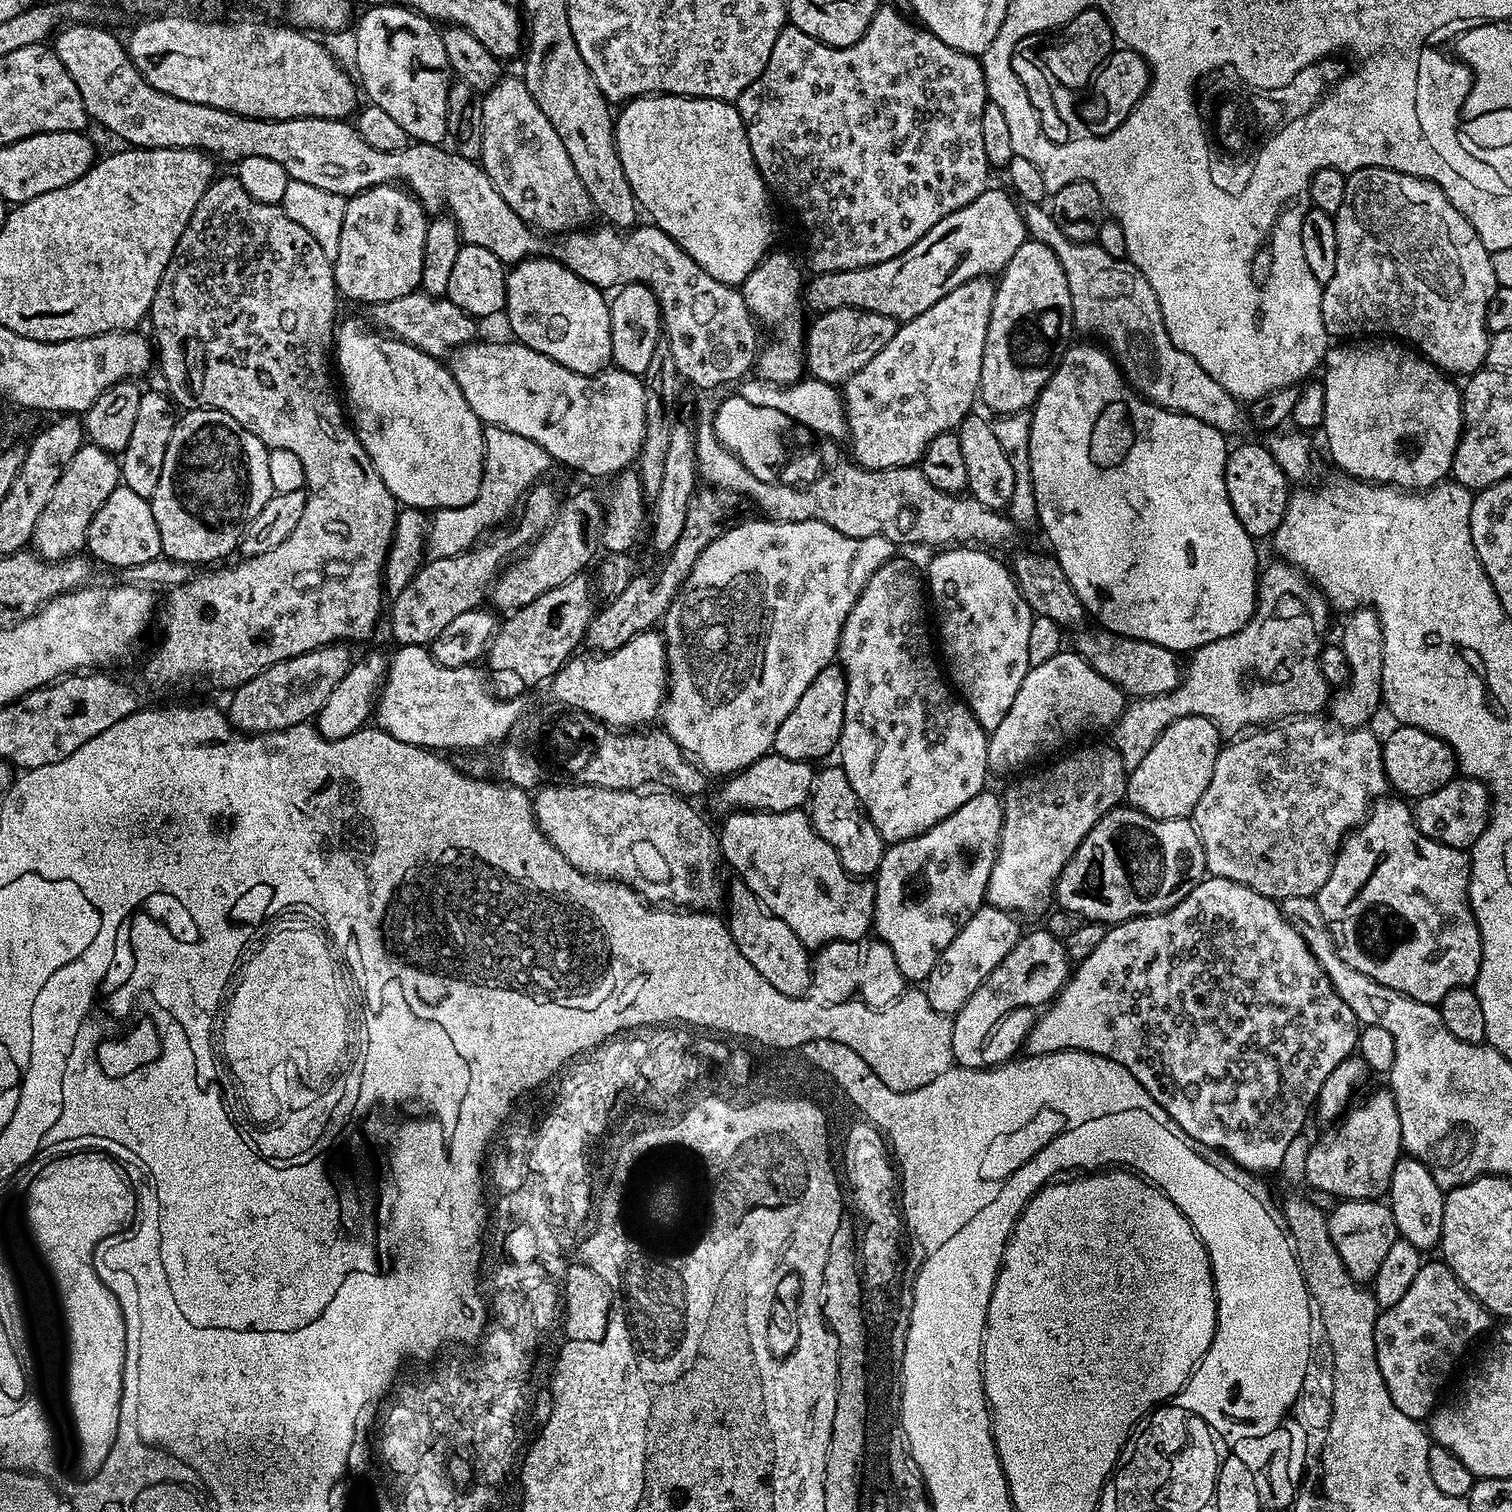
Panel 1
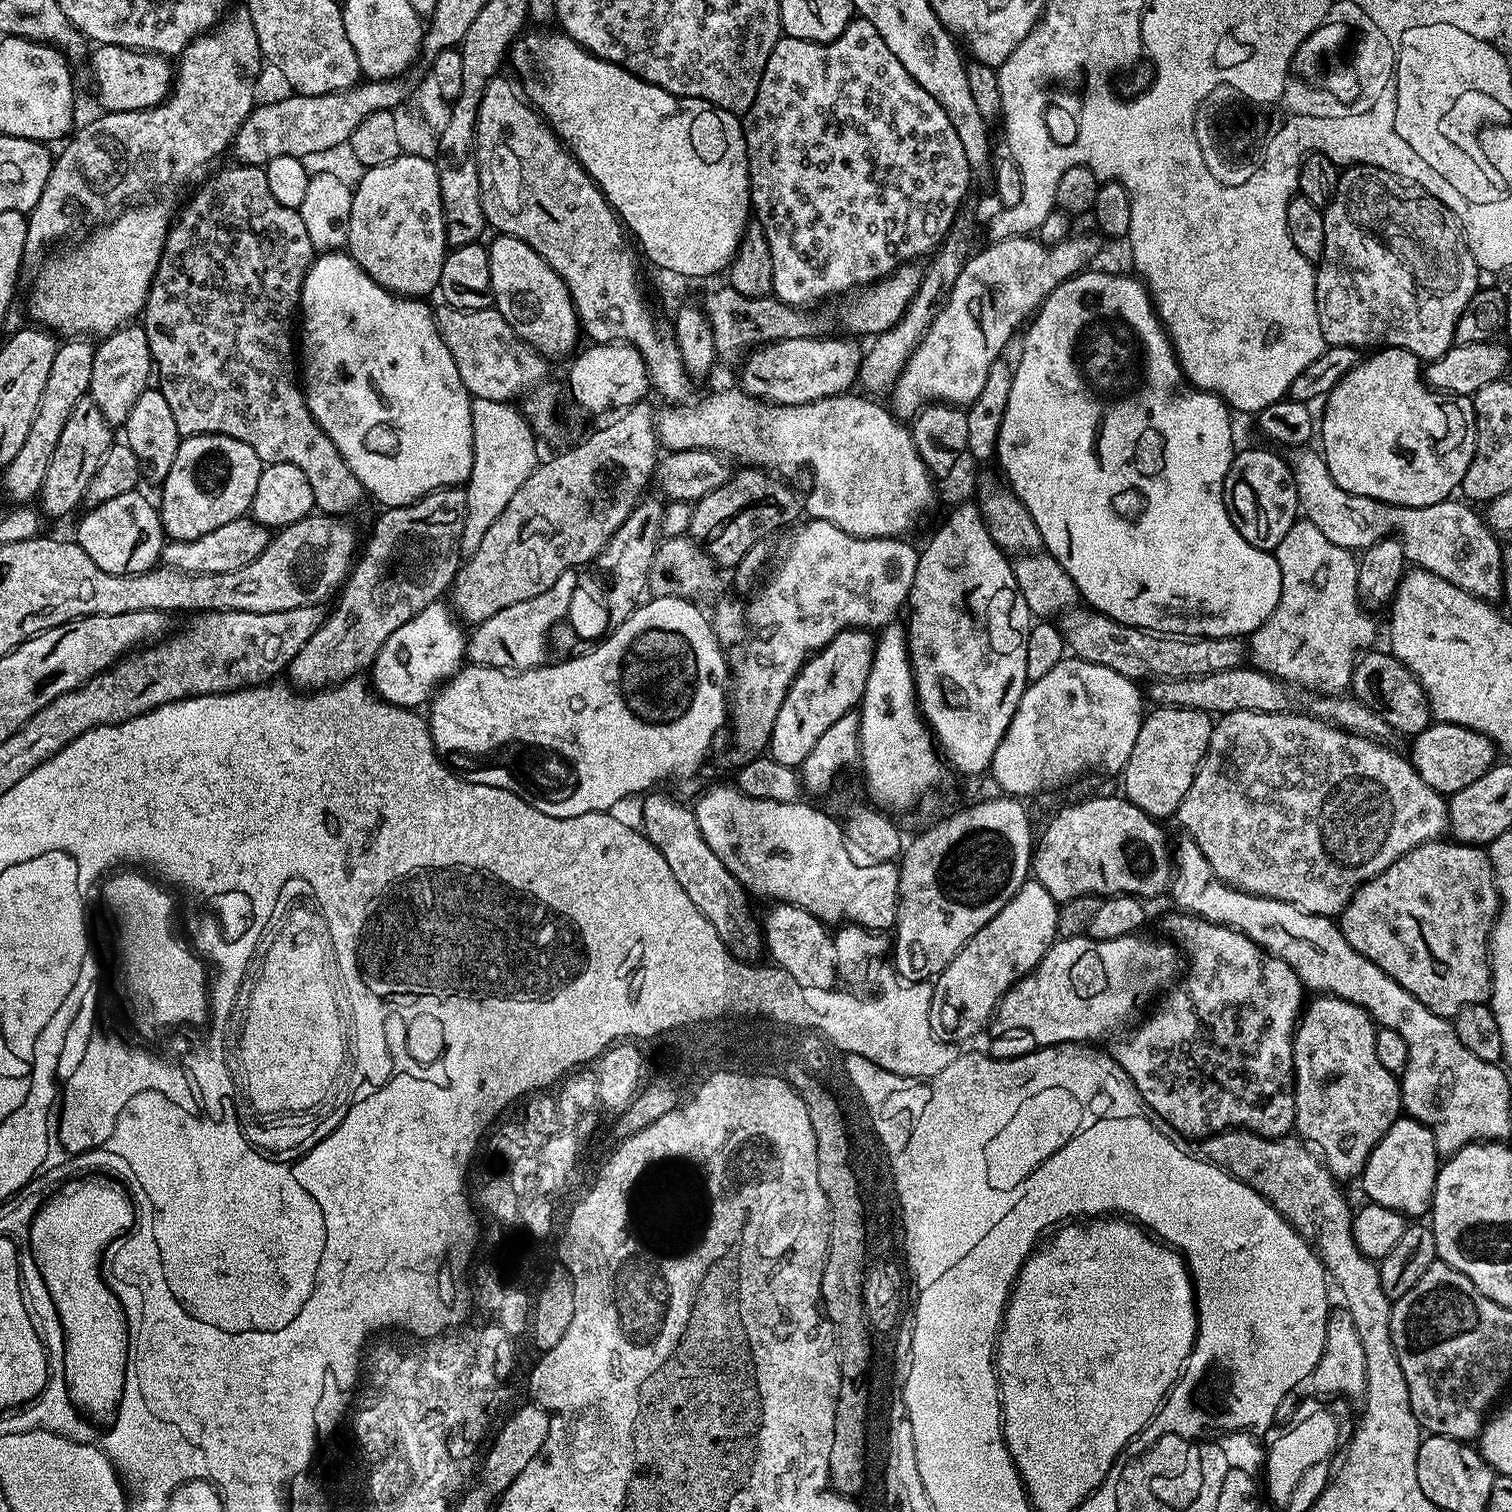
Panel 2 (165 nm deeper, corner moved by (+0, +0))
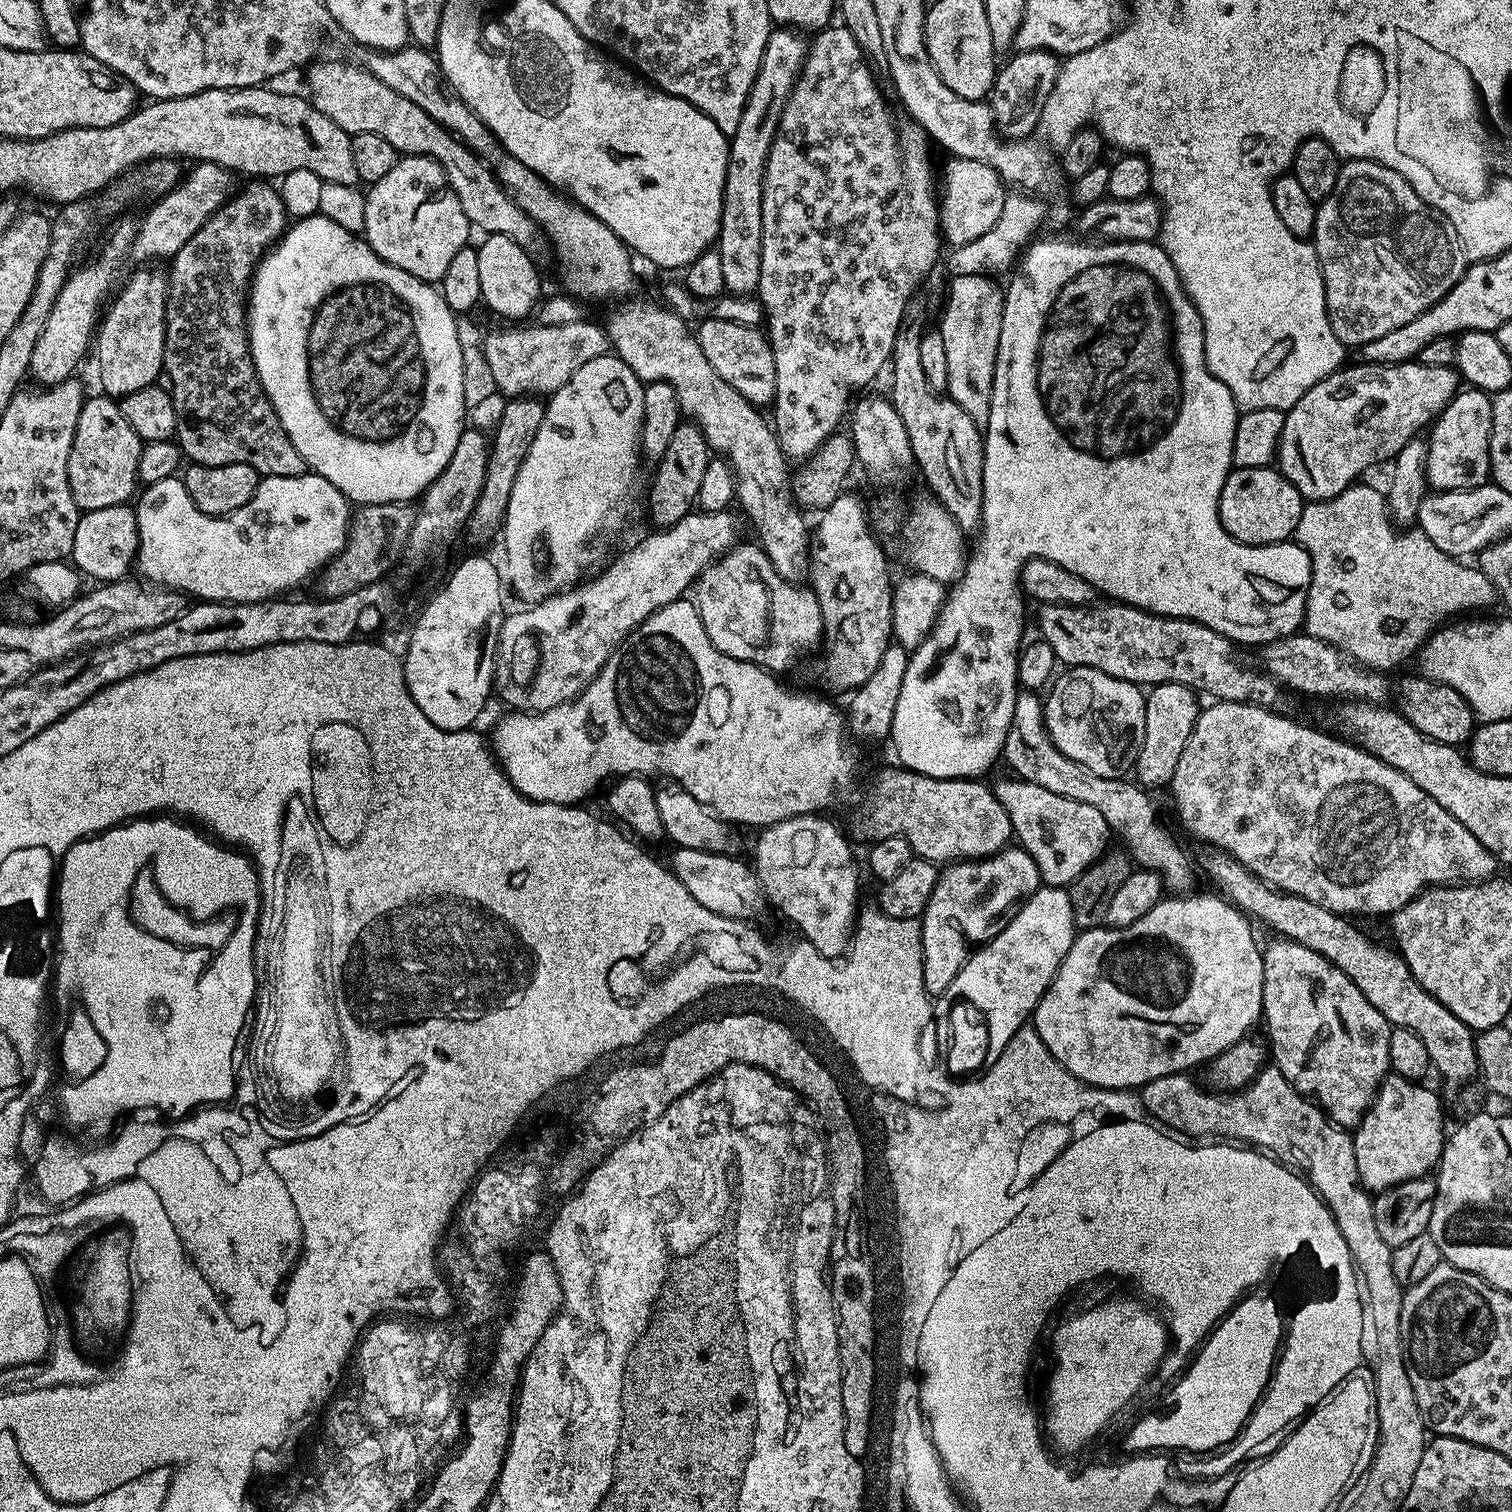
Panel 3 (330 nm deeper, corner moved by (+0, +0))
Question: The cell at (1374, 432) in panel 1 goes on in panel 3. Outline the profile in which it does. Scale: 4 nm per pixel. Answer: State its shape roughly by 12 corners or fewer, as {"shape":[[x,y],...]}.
{"shape":[[1465,387],[1427,433],[1428,483],[1489,483],[1492,396]]}

